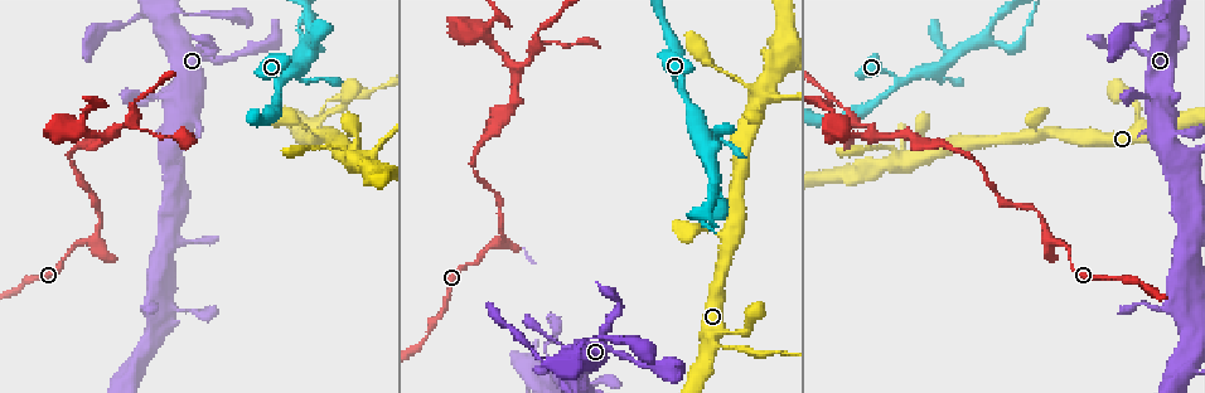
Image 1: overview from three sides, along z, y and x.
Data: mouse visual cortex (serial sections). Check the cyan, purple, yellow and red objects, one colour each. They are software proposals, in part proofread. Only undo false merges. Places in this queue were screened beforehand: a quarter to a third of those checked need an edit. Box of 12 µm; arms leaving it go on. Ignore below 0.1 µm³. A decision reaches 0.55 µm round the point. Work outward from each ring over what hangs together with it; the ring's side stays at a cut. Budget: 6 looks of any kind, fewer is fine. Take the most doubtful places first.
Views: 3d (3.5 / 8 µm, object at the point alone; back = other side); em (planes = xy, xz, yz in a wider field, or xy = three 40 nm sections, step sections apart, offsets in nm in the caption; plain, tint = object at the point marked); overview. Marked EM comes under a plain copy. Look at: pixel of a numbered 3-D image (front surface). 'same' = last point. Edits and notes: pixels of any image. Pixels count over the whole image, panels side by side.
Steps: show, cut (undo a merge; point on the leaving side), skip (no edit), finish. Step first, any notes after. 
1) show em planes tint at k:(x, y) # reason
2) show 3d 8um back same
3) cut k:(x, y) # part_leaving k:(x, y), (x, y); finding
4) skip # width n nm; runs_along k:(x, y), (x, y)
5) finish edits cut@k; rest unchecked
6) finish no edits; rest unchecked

show 3d 8um back at 1:(283, 82) # sharp bend

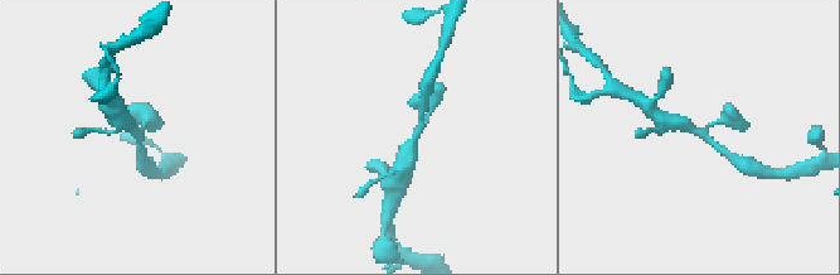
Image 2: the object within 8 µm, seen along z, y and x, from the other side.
show em xy step 3 tint at 2:(131, 130) # arms 3; arm_widths 150, 200, 500 nm; shape alone is not enough

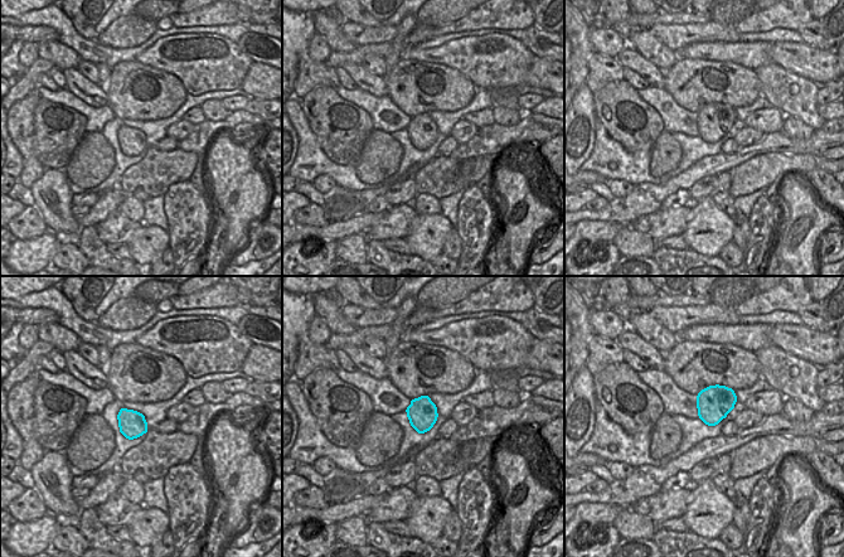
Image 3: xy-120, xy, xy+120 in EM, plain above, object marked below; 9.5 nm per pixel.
skip # runs_along 2:(428, 111), (403, 167); all the same cell

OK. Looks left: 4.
show 3d 3.5um at 1:(727, 347) # thin neck

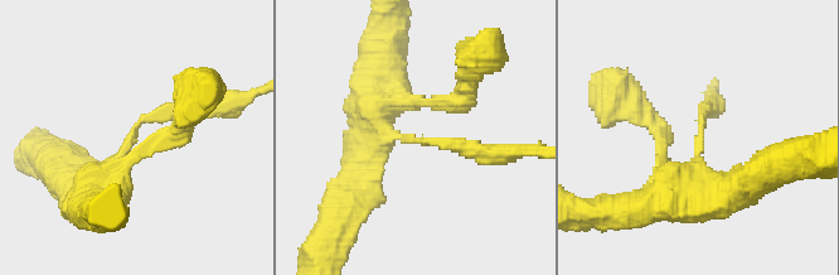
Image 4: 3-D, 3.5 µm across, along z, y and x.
show em xy step 1 tint at 4:(702, 129) # arm_widths 250, 350 nm

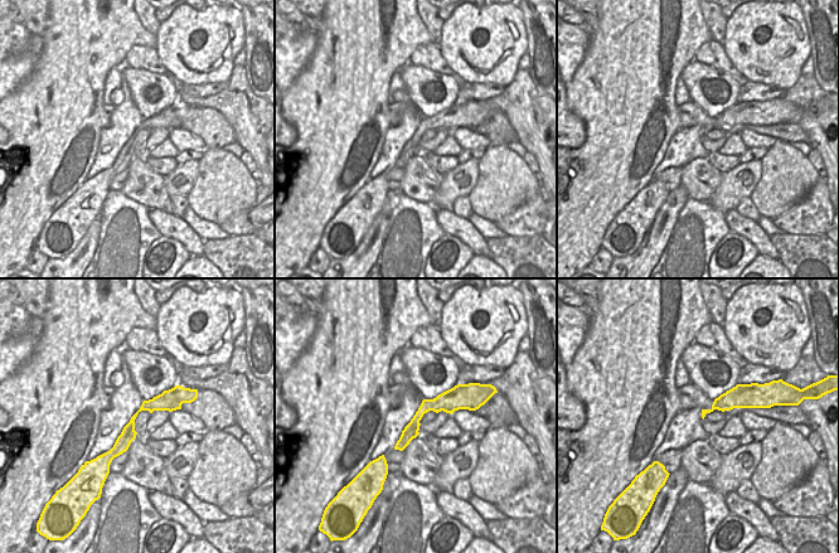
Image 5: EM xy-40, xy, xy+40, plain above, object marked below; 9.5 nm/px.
cut 4:(144, 117) # width 140 nm; part_leaving 4:(403, 138), (450, 141), (493, 154); a second cell is stuck on

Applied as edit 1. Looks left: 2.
finish edits cut@4; rest unchecked

